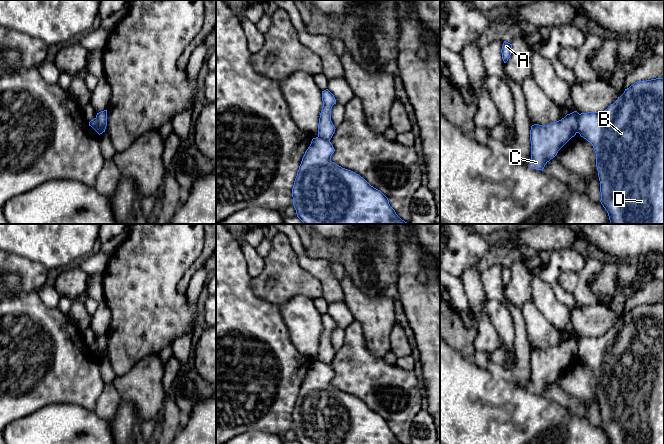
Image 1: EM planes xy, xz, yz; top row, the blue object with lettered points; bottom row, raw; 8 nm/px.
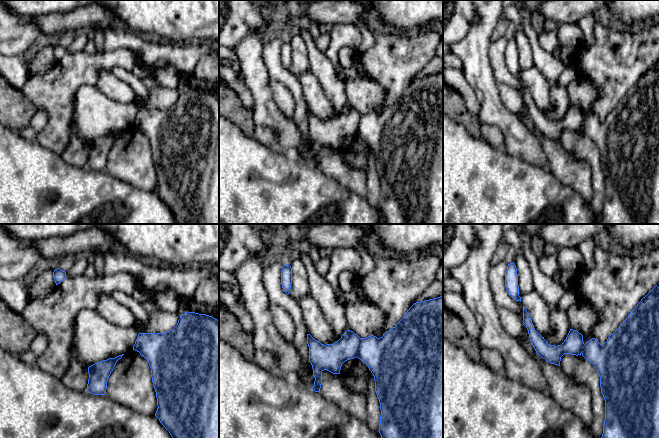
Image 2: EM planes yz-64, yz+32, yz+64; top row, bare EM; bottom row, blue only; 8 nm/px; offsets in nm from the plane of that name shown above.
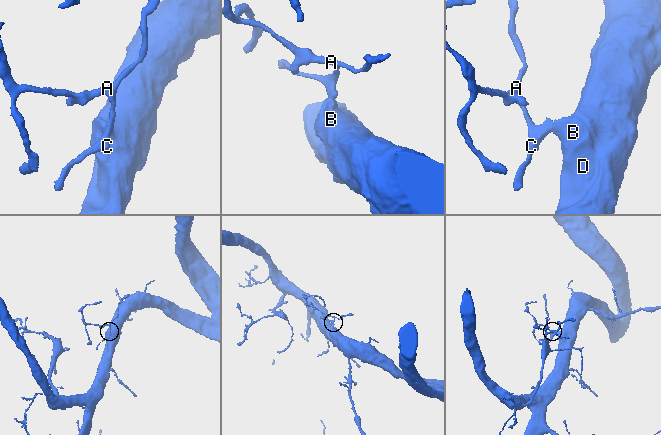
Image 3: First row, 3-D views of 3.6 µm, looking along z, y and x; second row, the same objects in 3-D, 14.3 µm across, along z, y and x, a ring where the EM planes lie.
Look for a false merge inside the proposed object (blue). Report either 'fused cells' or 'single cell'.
fused cells

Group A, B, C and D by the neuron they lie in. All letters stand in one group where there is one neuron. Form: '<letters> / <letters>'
A C / B D

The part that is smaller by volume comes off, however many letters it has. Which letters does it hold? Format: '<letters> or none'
A, C

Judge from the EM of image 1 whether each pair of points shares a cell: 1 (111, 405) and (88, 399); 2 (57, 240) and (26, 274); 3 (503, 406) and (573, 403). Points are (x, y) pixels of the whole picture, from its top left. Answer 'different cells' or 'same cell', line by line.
1: different cells
2: different cells
3: different cells

